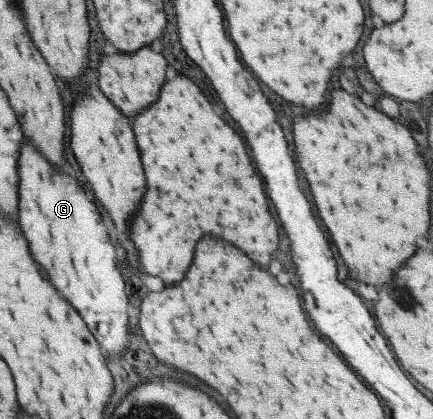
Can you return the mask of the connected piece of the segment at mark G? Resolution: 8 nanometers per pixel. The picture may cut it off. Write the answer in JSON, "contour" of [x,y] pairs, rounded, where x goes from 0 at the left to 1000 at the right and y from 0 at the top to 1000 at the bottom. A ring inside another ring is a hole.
{"contour":[[[62,332],[48,337],[39,391],[39,535],[72,613],[109,652],[109,671],[132,699],[196,766],[236,847],[266,852],[293,823],[293,704],[266,635],[266,594],[224,494],[171,425],[120,399]]]}

